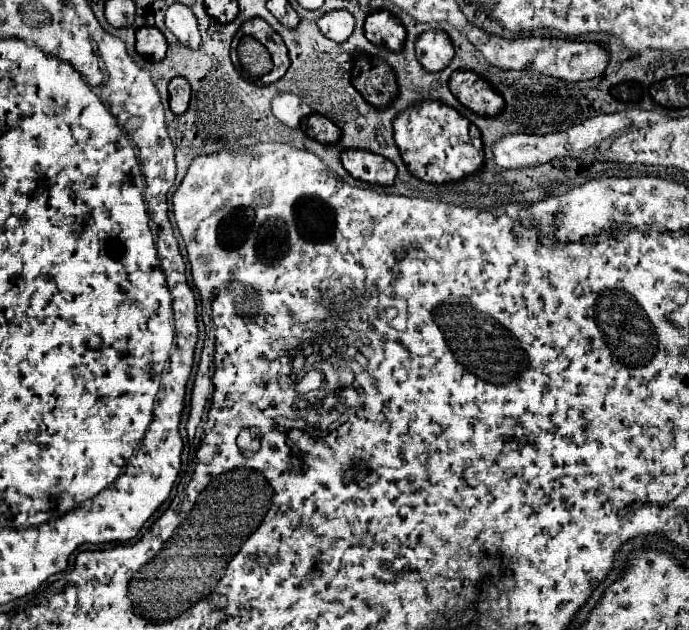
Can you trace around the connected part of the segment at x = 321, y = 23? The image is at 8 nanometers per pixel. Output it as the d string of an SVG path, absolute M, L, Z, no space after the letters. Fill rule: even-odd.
M332 10L318 18L318 28L334 42L344 42L354 32L354 16L348 10Z

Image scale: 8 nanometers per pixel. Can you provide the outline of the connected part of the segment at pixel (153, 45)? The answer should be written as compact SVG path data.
M142 26L136 32L136 50L140 56L162 60L166 54L166 38L160 30L154 30L154 26Z

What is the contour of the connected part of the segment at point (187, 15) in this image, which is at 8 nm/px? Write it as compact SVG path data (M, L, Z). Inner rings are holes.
M174 2L166 10L166 26L172 30L172 34L186 46L198 48L200 46L200 32L198 32L198 22L192 14L192 10L180 2Z

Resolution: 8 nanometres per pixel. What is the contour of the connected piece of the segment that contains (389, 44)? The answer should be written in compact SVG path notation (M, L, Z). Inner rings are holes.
M388 10L372 12L364 22L364 32L372 44L384 46L392 52L400 50L404 46L404 40L406 40L406 28Z

